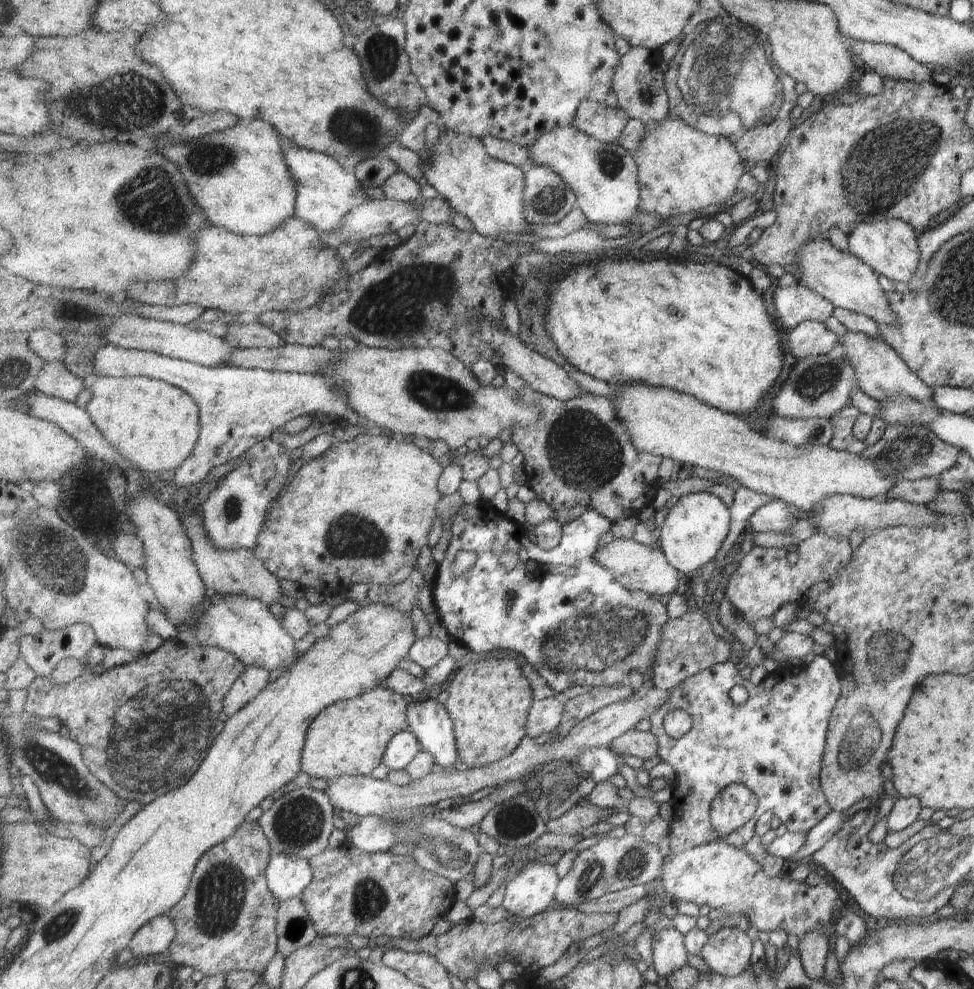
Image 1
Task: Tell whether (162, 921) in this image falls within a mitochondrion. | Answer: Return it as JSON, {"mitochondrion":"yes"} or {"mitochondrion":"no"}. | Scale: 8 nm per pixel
{"mitochondrion":"no"}

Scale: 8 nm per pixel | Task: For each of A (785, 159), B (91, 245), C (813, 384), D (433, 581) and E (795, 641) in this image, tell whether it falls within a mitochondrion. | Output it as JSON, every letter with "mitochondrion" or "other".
{"A":"other","B":"other","C":"mitochondrion","D":"other","E":"other"}

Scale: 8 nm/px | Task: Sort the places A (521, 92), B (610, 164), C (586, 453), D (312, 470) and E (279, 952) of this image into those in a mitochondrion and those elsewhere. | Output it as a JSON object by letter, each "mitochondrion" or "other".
{"A":"other","B":"mitochondrion","C":"mitochondrion","D":"other","E":"other"}

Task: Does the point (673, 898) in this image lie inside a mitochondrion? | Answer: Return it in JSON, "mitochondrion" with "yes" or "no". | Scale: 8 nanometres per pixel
{"mitochondrion":"no"}

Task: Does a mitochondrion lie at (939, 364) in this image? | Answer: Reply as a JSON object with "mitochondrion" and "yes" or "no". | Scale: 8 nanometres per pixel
{"mitochondrion":"no"}

